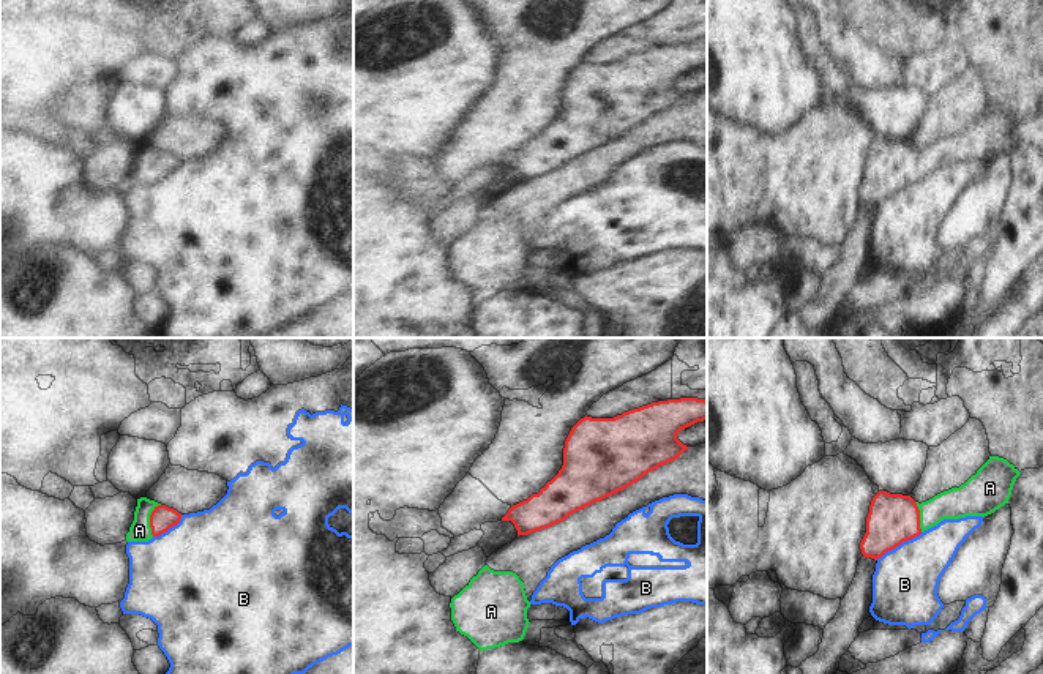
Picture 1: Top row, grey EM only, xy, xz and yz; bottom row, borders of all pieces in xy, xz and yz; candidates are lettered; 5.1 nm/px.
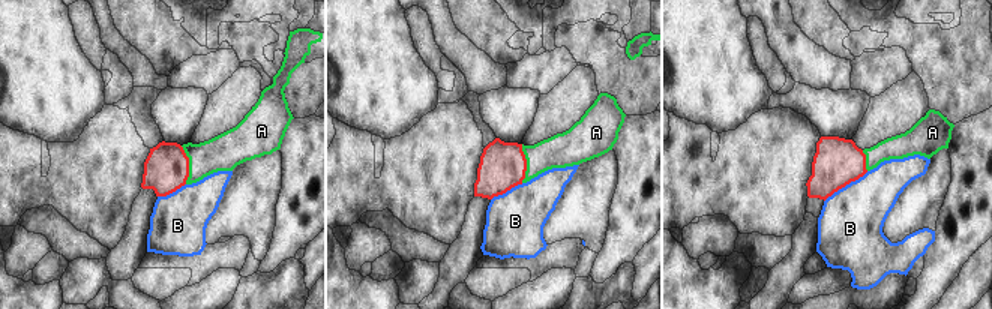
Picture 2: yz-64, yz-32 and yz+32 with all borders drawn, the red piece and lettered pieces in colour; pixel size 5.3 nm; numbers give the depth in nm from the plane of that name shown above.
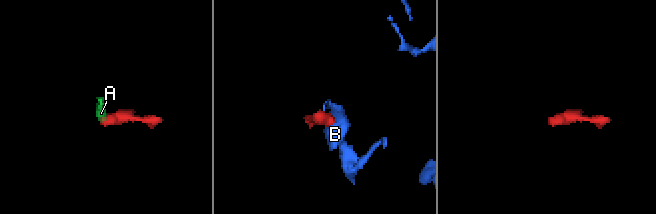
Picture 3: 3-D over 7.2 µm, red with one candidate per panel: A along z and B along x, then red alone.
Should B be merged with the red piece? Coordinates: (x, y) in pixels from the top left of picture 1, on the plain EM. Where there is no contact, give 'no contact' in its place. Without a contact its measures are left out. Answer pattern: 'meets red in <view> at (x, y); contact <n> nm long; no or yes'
meets red in yz at (898, 191); contact 280 nm long; no

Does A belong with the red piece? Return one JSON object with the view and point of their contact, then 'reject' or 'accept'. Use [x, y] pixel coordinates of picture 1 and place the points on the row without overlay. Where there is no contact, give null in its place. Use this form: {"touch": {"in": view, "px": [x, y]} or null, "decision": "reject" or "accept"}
{"touch": {"in": "xy", "px": [150, 166]}, "decision": "accept"}

